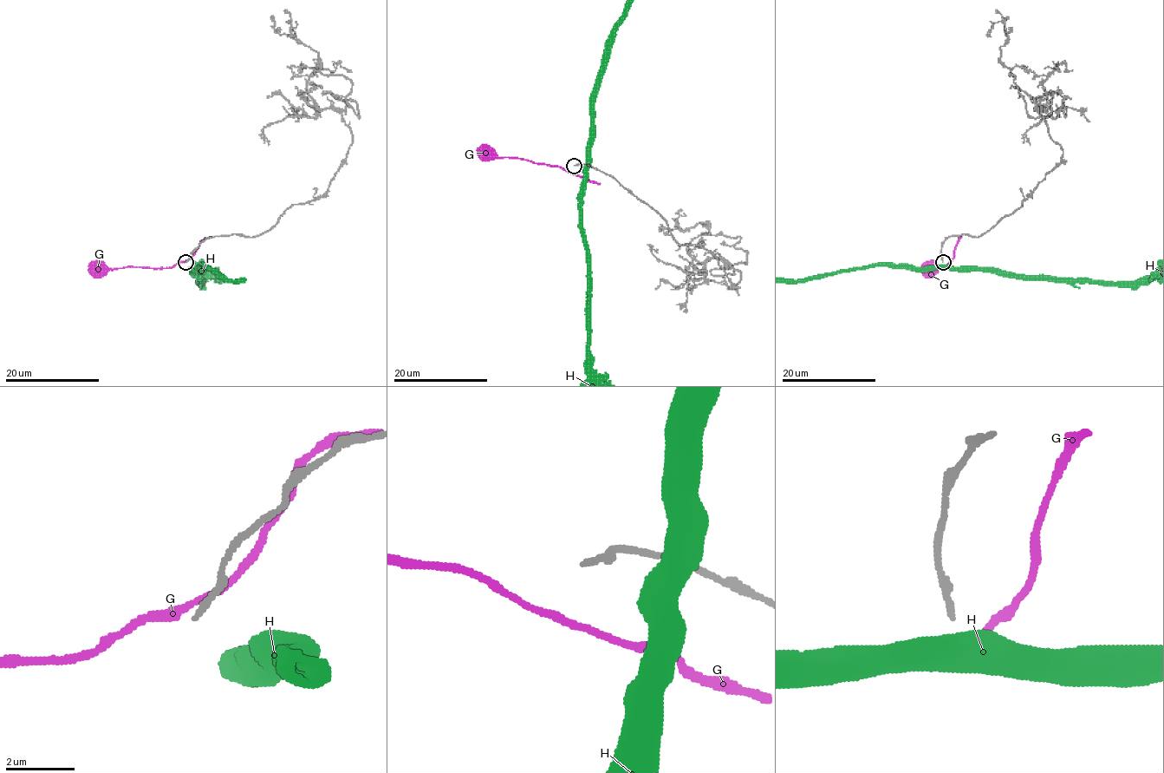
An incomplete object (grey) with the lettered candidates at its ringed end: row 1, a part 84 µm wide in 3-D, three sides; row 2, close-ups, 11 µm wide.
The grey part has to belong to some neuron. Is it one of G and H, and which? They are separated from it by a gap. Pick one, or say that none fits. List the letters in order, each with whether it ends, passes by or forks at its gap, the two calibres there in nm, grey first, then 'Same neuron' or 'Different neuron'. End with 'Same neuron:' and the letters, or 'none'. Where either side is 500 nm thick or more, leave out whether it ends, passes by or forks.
G: It passes by. Thickness 160 nm (grey) against 240 nm. Different neuron
H: Thickness 160 nm (grey) against 750 nm. Different neuron
Same neuron: none

